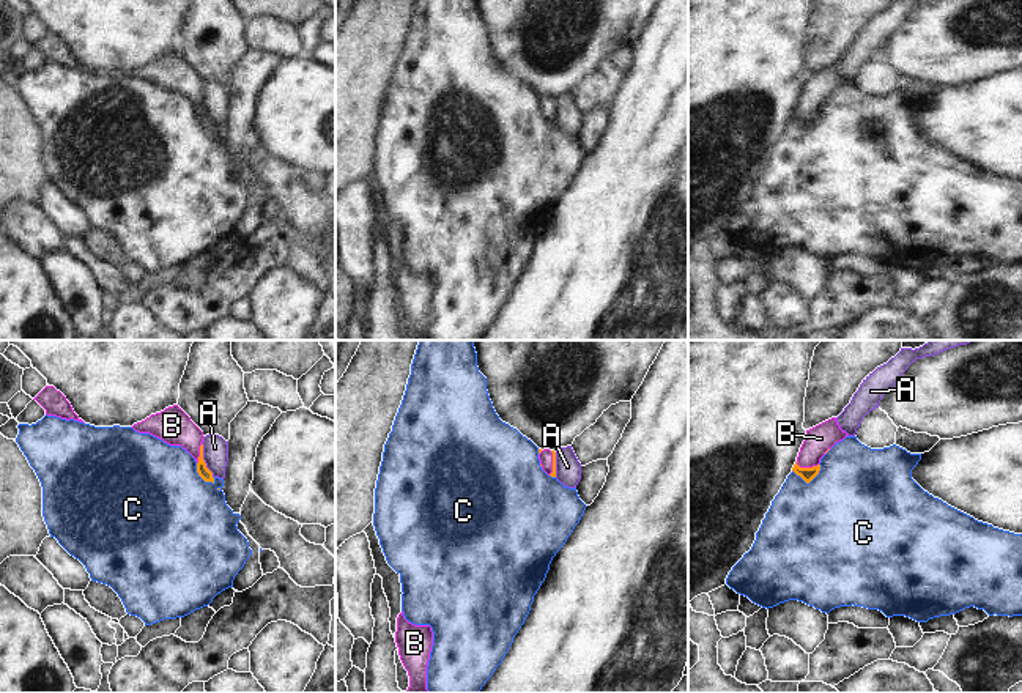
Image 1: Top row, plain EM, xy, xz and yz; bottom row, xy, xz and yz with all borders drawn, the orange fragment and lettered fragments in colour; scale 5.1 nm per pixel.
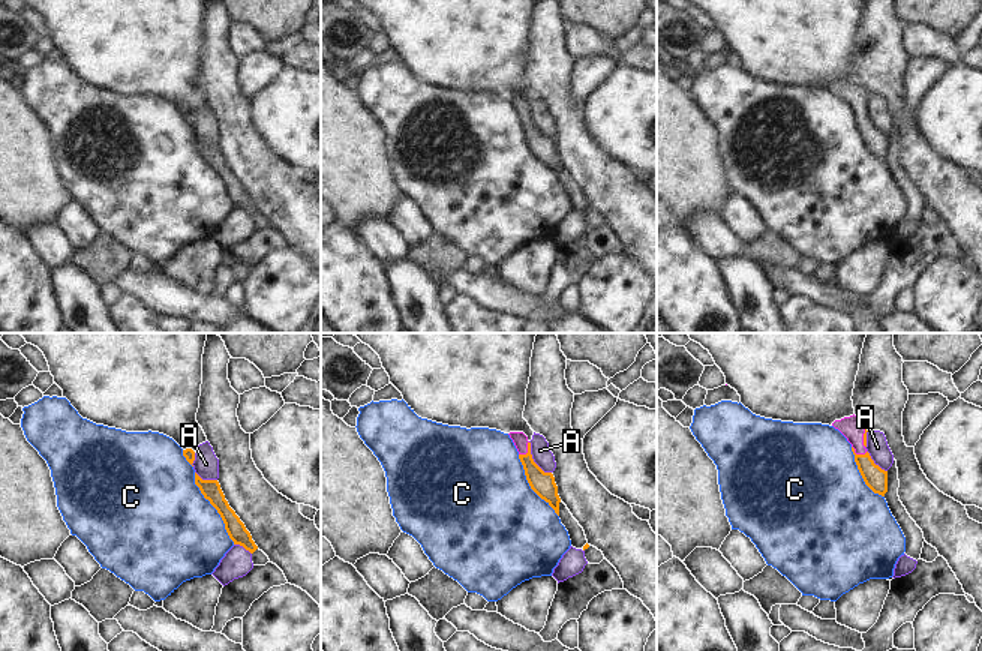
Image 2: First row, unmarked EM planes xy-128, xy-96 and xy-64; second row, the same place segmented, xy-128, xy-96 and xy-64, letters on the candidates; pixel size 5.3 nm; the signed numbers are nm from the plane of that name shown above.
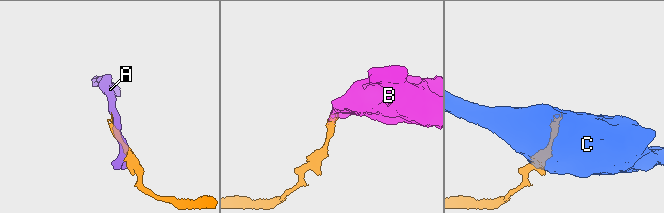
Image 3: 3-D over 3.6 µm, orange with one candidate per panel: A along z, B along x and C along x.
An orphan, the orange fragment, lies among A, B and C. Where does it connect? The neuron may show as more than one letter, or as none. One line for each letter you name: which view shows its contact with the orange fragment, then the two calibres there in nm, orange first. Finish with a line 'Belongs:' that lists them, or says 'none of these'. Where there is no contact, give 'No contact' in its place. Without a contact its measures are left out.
B: Touches orange in yz. Thickness 70 nm (orange) against 140 nm
Belongs: B

